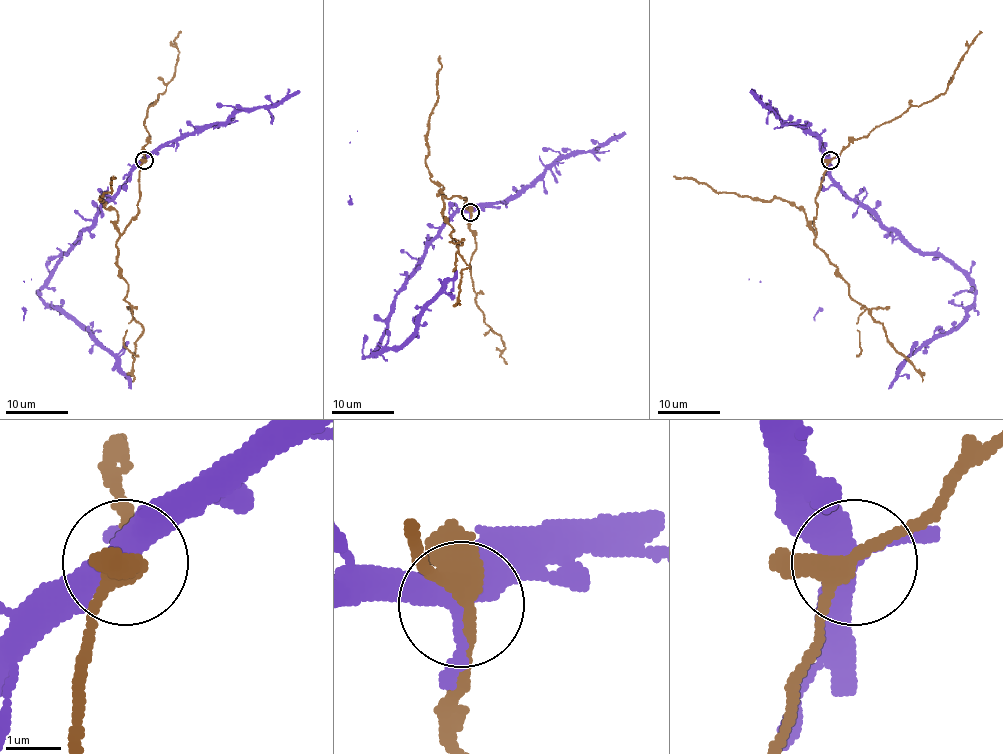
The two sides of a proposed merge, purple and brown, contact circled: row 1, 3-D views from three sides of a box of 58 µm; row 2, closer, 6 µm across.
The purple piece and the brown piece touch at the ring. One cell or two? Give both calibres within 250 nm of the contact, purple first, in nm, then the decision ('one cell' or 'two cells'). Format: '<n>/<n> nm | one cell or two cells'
380/320 nm | one cell

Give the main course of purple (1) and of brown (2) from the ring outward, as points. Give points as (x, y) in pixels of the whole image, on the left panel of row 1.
1: (144, 160), (61, 257), (39, 292), (46, 302), (61, 307), (116, 359), (130, 389)
2: (144, 160), (138, 213), (116, 244), (126, 299), (143, 326), (135, 343), (132, 381)

